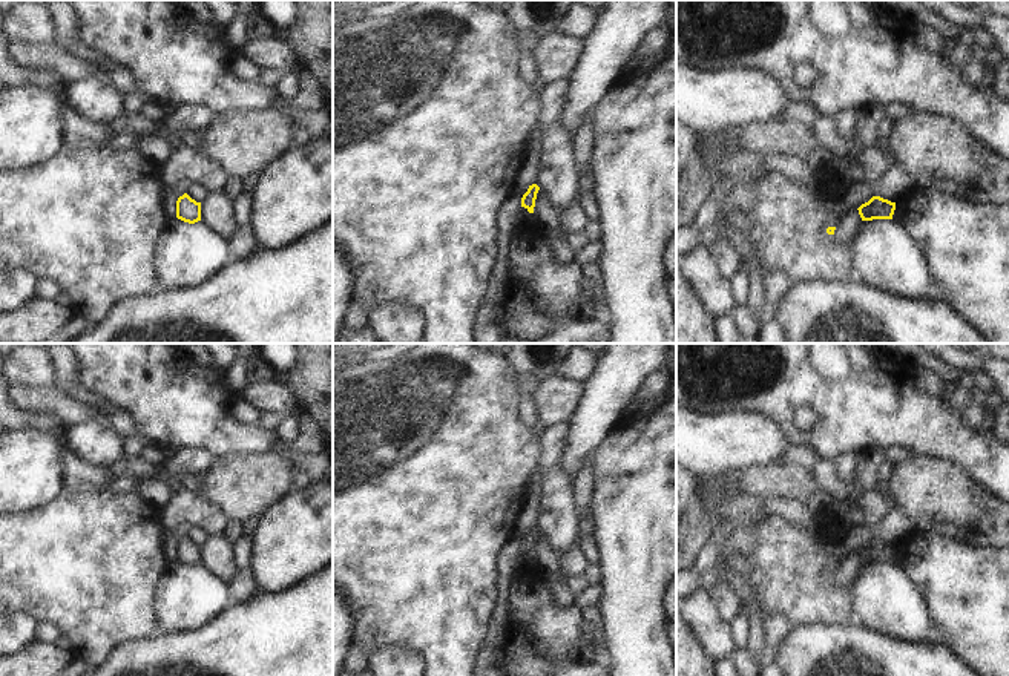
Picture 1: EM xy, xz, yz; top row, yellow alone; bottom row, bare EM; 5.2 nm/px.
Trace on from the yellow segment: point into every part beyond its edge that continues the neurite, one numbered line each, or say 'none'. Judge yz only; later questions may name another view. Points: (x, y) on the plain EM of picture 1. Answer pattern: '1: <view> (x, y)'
none

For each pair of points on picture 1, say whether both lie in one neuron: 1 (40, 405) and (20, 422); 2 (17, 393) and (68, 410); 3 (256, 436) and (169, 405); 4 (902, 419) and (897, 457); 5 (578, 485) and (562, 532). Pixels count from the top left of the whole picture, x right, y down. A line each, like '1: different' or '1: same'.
1: different
2: same
3: same
4: different
5: different

